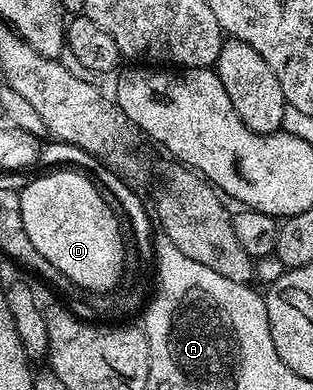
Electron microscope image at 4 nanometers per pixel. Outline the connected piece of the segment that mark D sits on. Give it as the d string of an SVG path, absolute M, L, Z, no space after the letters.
M63 167L60 170L60 173L35 177L24 189L18 190L21 199L21 223L25 227L25 235L29 235L29 243L33 243L33 247L37 247L37 251L41 251L41 255L45 255L45 259L49 259L49 263L53 263L53 267L57 267L63 277L80 285L88 294L106 294L120 284L119 276L123 273L125 233L121 228L120 216L108 199L101 195L101 191L93 187L86 173L71 167Z

